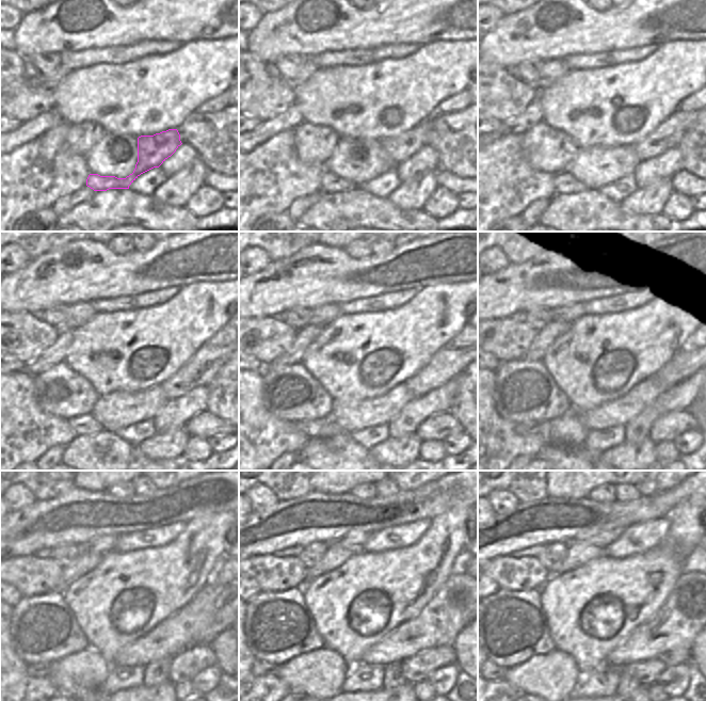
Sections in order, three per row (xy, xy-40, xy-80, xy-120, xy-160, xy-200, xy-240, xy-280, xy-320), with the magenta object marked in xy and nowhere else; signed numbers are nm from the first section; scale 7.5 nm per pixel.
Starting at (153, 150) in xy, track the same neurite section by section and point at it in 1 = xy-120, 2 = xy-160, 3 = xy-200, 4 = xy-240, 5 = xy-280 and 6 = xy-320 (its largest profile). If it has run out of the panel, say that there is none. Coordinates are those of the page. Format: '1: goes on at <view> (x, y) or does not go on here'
1: goes on at xy-120 (201, 369)
2: goes on at xy-160 (448, 363)
3: goes on at xy-200 (690, 360)
4: goes on at xy-240 (39, 669)
5: goes on at xy-280 (260, 667)
6: goes on at xy-320 (499, 671)

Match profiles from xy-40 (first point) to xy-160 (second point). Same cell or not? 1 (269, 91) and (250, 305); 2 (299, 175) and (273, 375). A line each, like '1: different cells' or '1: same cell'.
1: different cells
2: different cells

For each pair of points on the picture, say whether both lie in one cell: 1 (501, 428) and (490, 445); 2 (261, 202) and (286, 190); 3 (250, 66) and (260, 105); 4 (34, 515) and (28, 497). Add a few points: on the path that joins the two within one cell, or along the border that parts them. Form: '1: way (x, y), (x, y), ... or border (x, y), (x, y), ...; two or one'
1: way (497, 432), (490, 441); one
2: way (268, 196), (279, 195); one
3: way (253, 76), (253, 90), (258, 95); one
4: border (35, 500), (18, 510), (11, 511); two

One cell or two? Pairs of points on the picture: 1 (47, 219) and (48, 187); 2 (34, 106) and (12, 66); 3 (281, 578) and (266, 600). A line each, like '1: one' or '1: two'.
1: two
2: one
3: two

